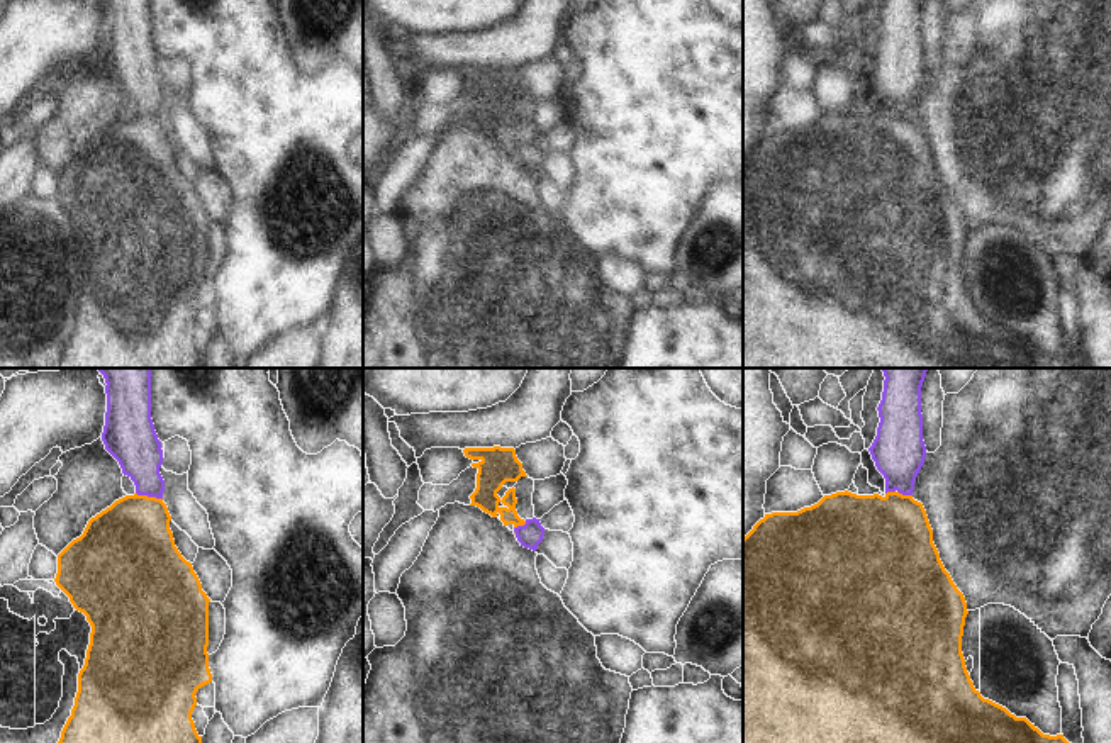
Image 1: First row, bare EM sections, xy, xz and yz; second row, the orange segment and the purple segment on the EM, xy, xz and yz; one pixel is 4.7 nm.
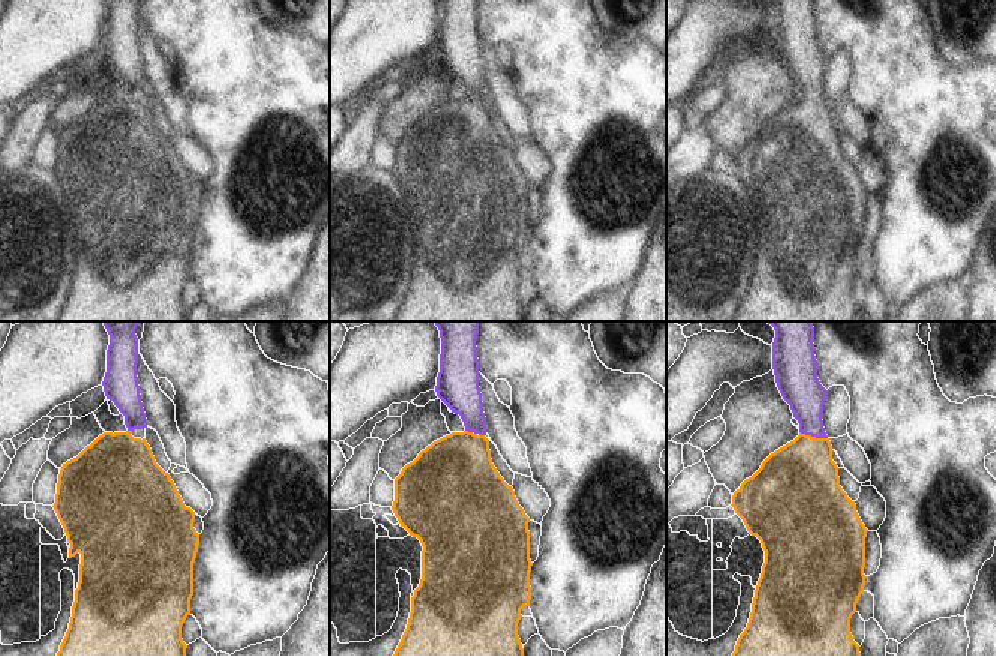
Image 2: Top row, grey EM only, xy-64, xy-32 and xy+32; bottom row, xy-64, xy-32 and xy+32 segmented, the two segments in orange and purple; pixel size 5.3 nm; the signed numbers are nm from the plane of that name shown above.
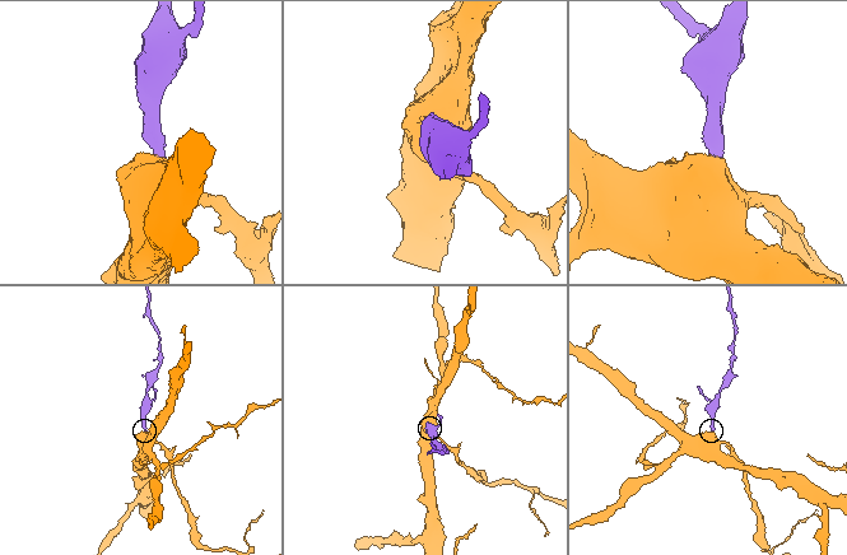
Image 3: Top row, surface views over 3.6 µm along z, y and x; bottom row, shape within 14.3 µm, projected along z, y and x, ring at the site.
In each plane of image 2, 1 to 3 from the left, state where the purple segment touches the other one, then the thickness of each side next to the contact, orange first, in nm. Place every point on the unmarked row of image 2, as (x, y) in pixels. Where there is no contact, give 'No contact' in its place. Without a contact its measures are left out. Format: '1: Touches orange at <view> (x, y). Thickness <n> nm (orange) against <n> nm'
1: No contact
2: Touches orange at xy-32 (467, 95). Thickness 420 nm (orange) against 220 nm
3: Touches orange at xy+32 (813, 101). Thickness 420 nm (orange) against 200 nm.

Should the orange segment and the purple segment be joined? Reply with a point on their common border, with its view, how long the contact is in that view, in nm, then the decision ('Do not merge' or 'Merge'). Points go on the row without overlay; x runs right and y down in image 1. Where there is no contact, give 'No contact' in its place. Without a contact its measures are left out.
Touches orange at xy (150, 117). Shared border 130 nm. Merge.

